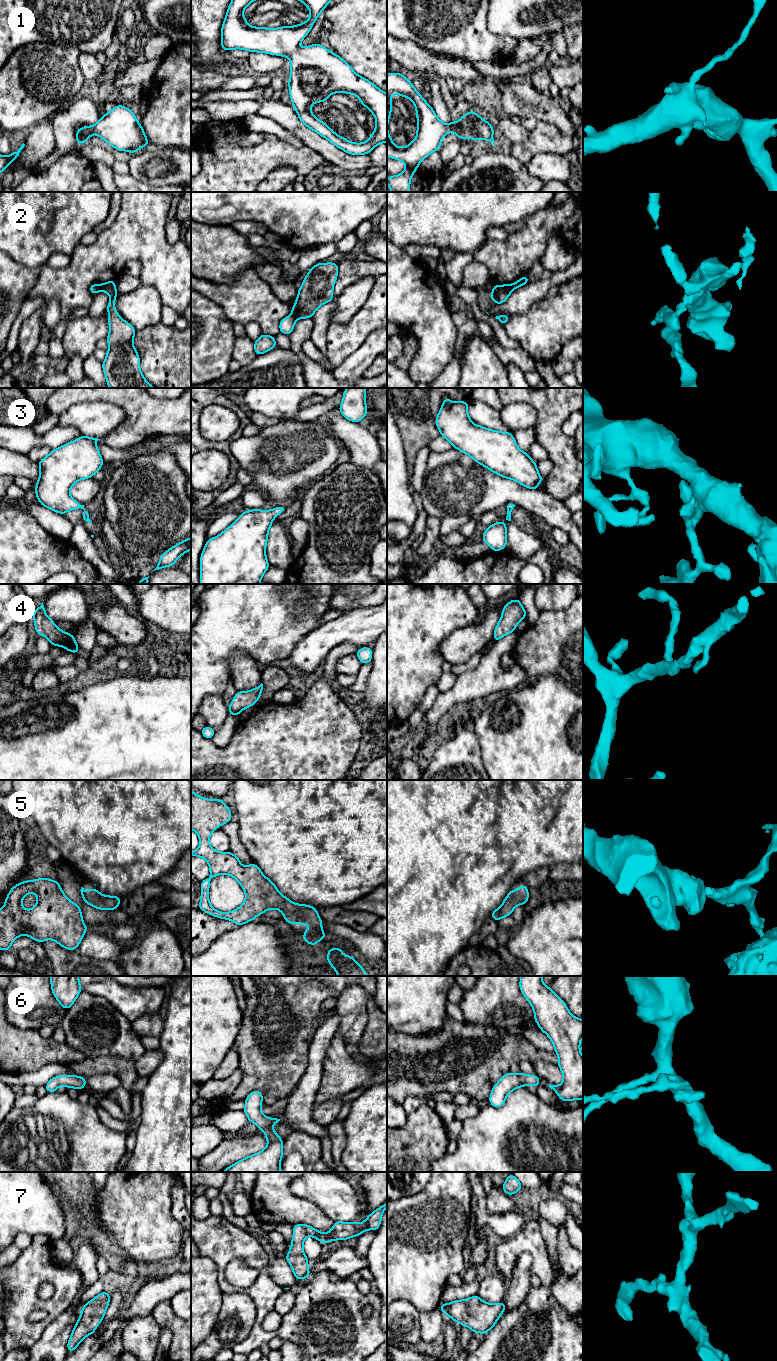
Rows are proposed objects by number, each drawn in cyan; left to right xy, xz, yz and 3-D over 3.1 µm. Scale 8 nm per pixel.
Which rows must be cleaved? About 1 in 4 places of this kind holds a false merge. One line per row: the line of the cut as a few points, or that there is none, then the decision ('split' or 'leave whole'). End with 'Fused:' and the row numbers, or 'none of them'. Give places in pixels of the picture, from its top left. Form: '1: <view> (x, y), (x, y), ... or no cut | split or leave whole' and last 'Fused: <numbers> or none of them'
1: no cut | leave whole
2: xy (101, 284), (99, 290) | split
3: no cut | leave whole
4: no cut | leave whole
5: no cut | leave whole
6: no cut | leave whole
7: no cut | leave whole
Fused: 2

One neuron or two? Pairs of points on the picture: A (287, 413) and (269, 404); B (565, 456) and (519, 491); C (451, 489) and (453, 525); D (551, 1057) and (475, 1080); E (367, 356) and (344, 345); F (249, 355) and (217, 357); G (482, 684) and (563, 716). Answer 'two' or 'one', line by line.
A: one
B: two
C: two
D: one
E: two
F: two
G: two

